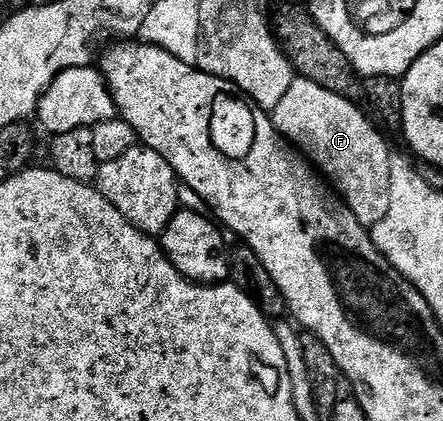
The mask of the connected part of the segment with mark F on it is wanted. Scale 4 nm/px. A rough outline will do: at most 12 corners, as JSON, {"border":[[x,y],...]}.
{"border":[[297,78],[284,141],[370,230],[389,214],[384,133],[356,101]]}

